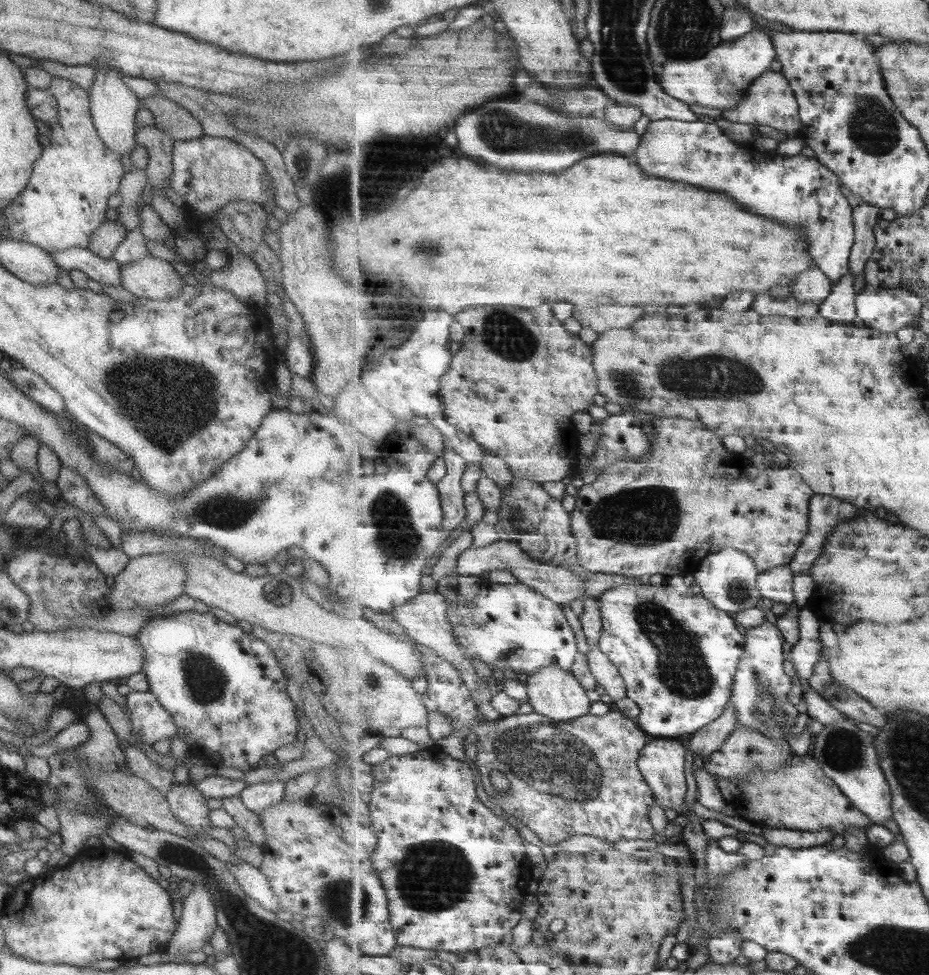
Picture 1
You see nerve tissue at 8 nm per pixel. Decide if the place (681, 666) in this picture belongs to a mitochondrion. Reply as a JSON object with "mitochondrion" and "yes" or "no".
{"mitochondrion":"yes"}

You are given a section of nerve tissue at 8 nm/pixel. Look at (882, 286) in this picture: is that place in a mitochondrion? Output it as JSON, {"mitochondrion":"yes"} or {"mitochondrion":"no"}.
{"mitochondrion":"no"}

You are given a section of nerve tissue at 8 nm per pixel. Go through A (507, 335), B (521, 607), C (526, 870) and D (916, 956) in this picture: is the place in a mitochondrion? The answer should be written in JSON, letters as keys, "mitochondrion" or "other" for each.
{"A":"mitochondrion","B":"other","C":"other","D":"mitochondrion"}

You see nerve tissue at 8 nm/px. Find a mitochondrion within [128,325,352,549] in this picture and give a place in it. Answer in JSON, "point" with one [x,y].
{"point":[221,514]}

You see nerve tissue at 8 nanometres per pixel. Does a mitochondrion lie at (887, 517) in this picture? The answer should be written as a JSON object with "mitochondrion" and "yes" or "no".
{"mitochondrion":"no"}

